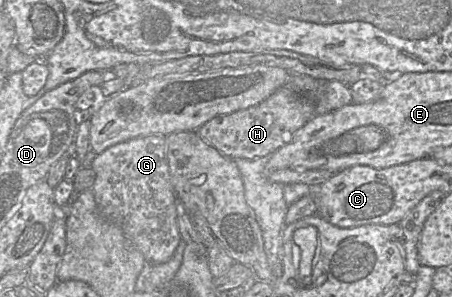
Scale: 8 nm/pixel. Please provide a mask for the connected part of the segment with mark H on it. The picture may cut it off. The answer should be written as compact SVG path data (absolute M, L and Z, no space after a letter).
M291 74L288 81L261 103L234 113L219 115L196 131L208 144L230 159L256 159L269 157L282 146L288 144L295 133L309 120L317 116L316 105L323 92L323 84L332 80L320 80L305 74Z

